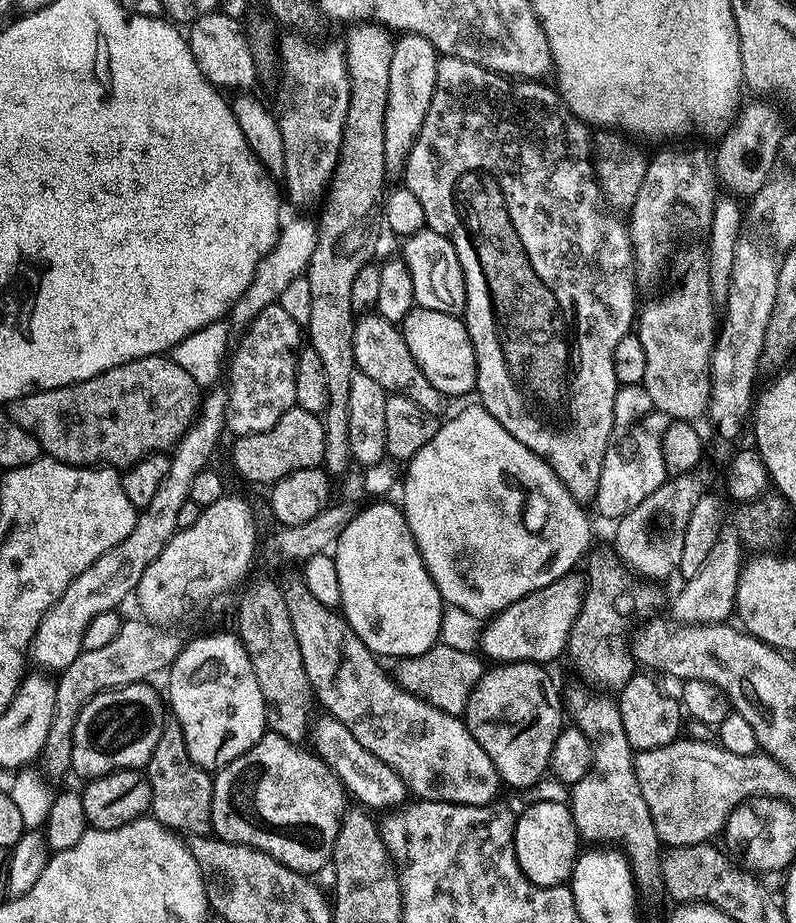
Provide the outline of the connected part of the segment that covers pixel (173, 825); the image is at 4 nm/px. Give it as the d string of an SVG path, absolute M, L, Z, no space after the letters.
M165 723L162 738L158 738L158 746L154 746L154 754L148 759L146 775L152 791L150 812L157 822L188 836L207 836L212 832L213 777L190 758L179 724Z

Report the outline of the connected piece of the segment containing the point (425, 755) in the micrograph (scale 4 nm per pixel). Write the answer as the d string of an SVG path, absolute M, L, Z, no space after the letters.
M303 578L285 583L283 590L286 610L290 610L290 622L294 622L294 638L298 638L298 650L302 650L302 666L306 666L306 678L310 678L310 686L319 707L321 704L327 715L342 722L342 726L346 726L346 730L350 730L350 734L354 734L354 738L358 738L358 742L362 742L362 746L366 746L374 758L386 762L390 770L398 773L405 789L413 797L455 804L491 803L496 798L496 791L502 788L502 781L494 762L490 762L490 754L478 746L463 719L411 696L389 673L387 676L376 653L364 645L358 634L354 634L348 621L337 609L328 608L318 602L314 594L310 594Z

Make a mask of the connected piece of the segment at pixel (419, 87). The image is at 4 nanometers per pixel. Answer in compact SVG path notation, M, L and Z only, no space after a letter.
M404 34L395 41L394 58L390 60L390 94L386 98L385 181L403 181L408 155L420 137L430 98L434 98L437 59L436 48L426 38Z

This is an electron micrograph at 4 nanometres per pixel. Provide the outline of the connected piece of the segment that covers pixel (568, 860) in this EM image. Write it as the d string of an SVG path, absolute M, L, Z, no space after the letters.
M532 802L516 818L516 857L524 876L538 886L567 885L572 878L578 855L578 833L572 821L572 809L558 802Z

